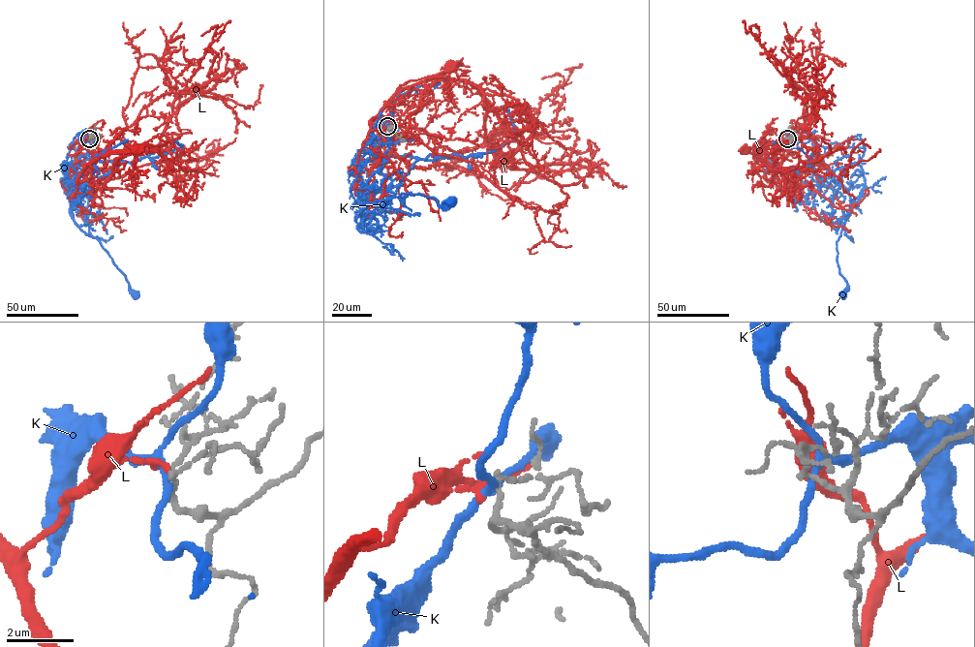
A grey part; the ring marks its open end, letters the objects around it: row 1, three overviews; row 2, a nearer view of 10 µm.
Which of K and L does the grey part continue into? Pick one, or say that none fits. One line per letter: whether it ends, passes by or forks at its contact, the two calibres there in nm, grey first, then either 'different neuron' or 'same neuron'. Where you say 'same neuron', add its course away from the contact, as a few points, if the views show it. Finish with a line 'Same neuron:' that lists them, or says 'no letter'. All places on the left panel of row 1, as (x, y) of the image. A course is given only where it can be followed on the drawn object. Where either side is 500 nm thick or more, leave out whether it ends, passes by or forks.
K: it forks | 140/200 nm | different neuron
L: it ends | 130/190 nm | same neuron | via (89, 138), (83, 144), (94, 157), (85, 168), (100, 156), (134, 148)
Same neuron: L

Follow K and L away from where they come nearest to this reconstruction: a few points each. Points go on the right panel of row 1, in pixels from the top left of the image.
K: (788, 138), (814, 137), (808, 164), (828, 182), (839, 178), (849, 195), (837, 241), (847, 287), (842, 294)
L: (787, 138), (791, 141), (788, 153), (778, 168), (744, 148)

